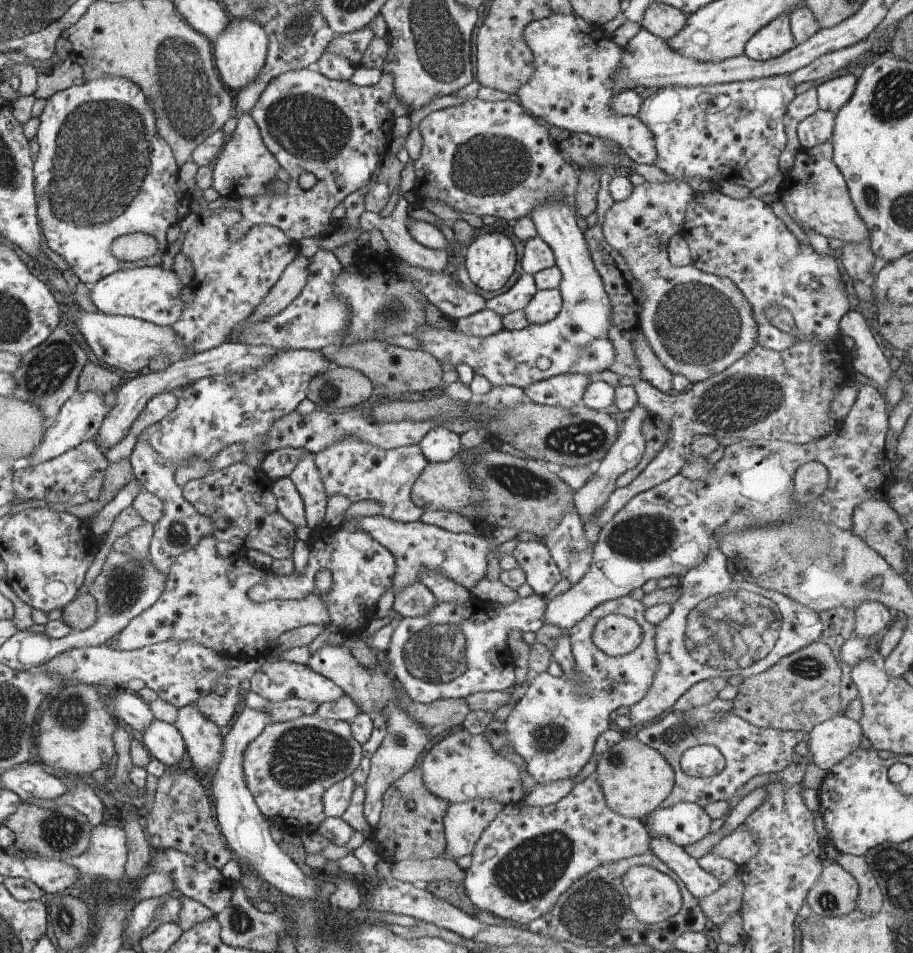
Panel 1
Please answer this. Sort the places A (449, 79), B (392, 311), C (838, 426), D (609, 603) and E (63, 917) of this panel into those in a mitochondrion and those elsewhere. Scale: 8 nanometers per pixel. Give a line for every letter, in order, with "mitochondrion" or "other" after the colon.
A: mitochondrion
B: mitochondrion
C: other
D: other
E: mitochondrion

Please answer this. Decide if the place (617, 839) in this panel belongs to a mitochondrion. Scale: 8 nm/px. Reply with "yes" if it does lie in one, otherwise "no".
no

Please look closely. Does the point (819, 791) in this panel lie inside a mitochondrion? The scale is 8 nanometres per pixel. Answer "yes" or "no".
no

